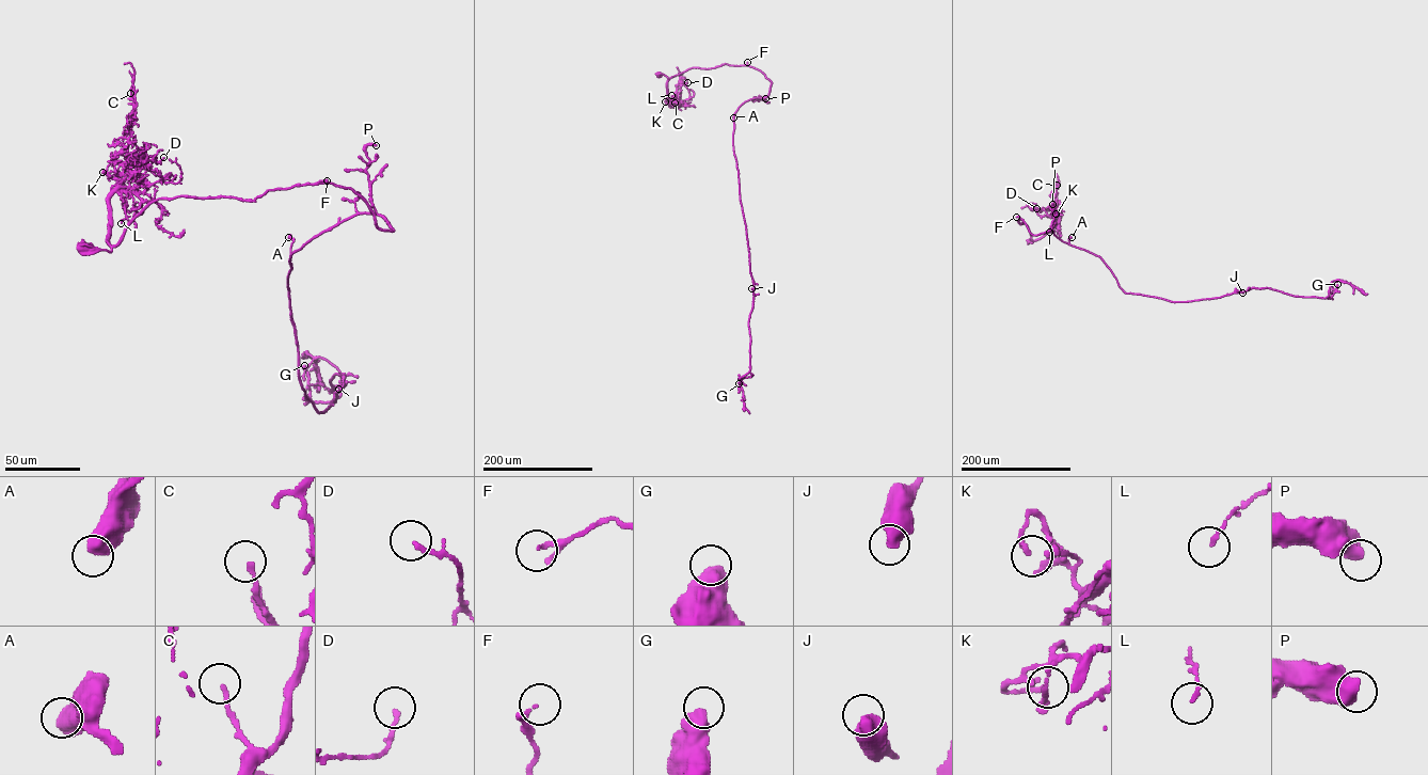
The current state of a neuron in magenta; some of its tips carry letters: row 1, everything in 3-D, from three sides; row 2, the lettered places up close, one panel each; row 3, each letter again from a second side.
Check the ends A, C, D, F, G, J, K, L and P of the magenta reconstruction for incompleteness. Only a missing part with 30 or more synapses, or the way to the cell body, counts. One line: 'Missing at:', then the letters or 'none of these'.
Missing at: none of these

